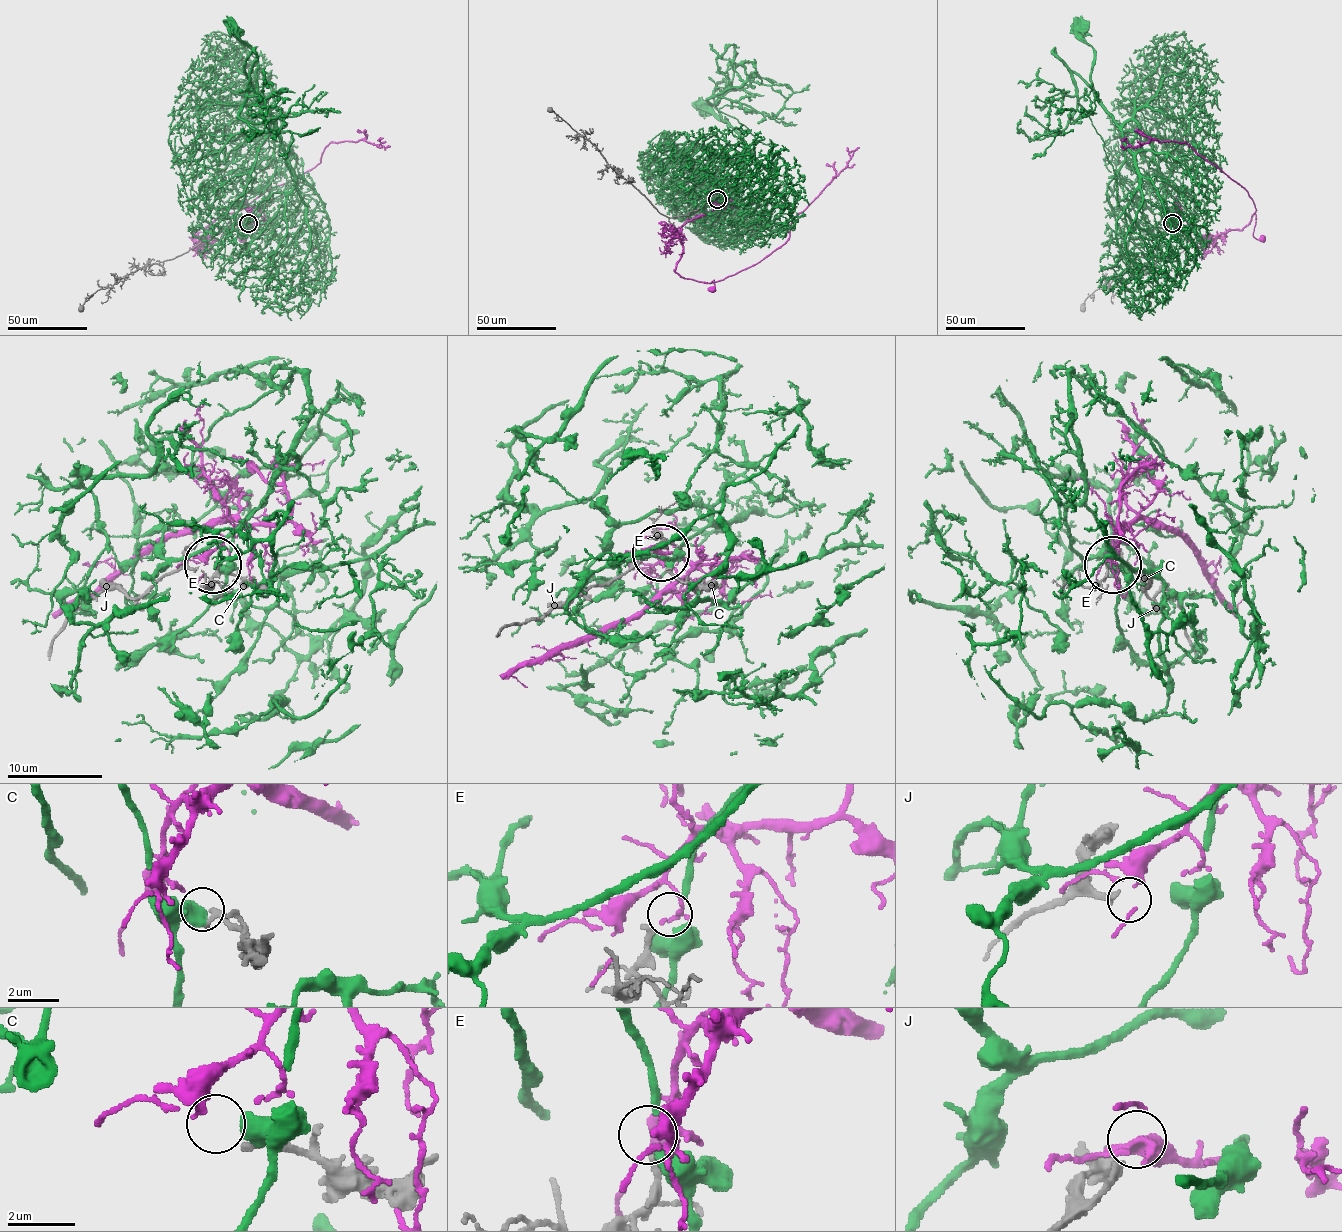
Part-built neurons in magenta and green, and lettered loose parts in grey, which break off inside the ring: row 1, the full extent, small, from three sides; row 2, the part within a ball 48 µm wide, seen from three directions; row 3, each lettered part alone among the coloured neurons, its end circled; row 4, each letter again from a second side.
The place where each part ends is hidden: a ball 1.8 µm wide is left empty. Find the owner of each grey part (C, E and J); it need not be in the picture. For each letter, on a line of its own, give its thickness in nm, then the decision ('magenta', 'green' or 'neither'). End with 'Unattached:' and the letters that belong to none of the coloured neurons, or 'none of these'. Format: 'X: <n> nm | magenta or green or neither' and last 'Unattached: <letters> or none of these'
C: 180 nm | neither
E: 280 nm | neither
J: 240 nm | neither
Unattached: C, E, J

